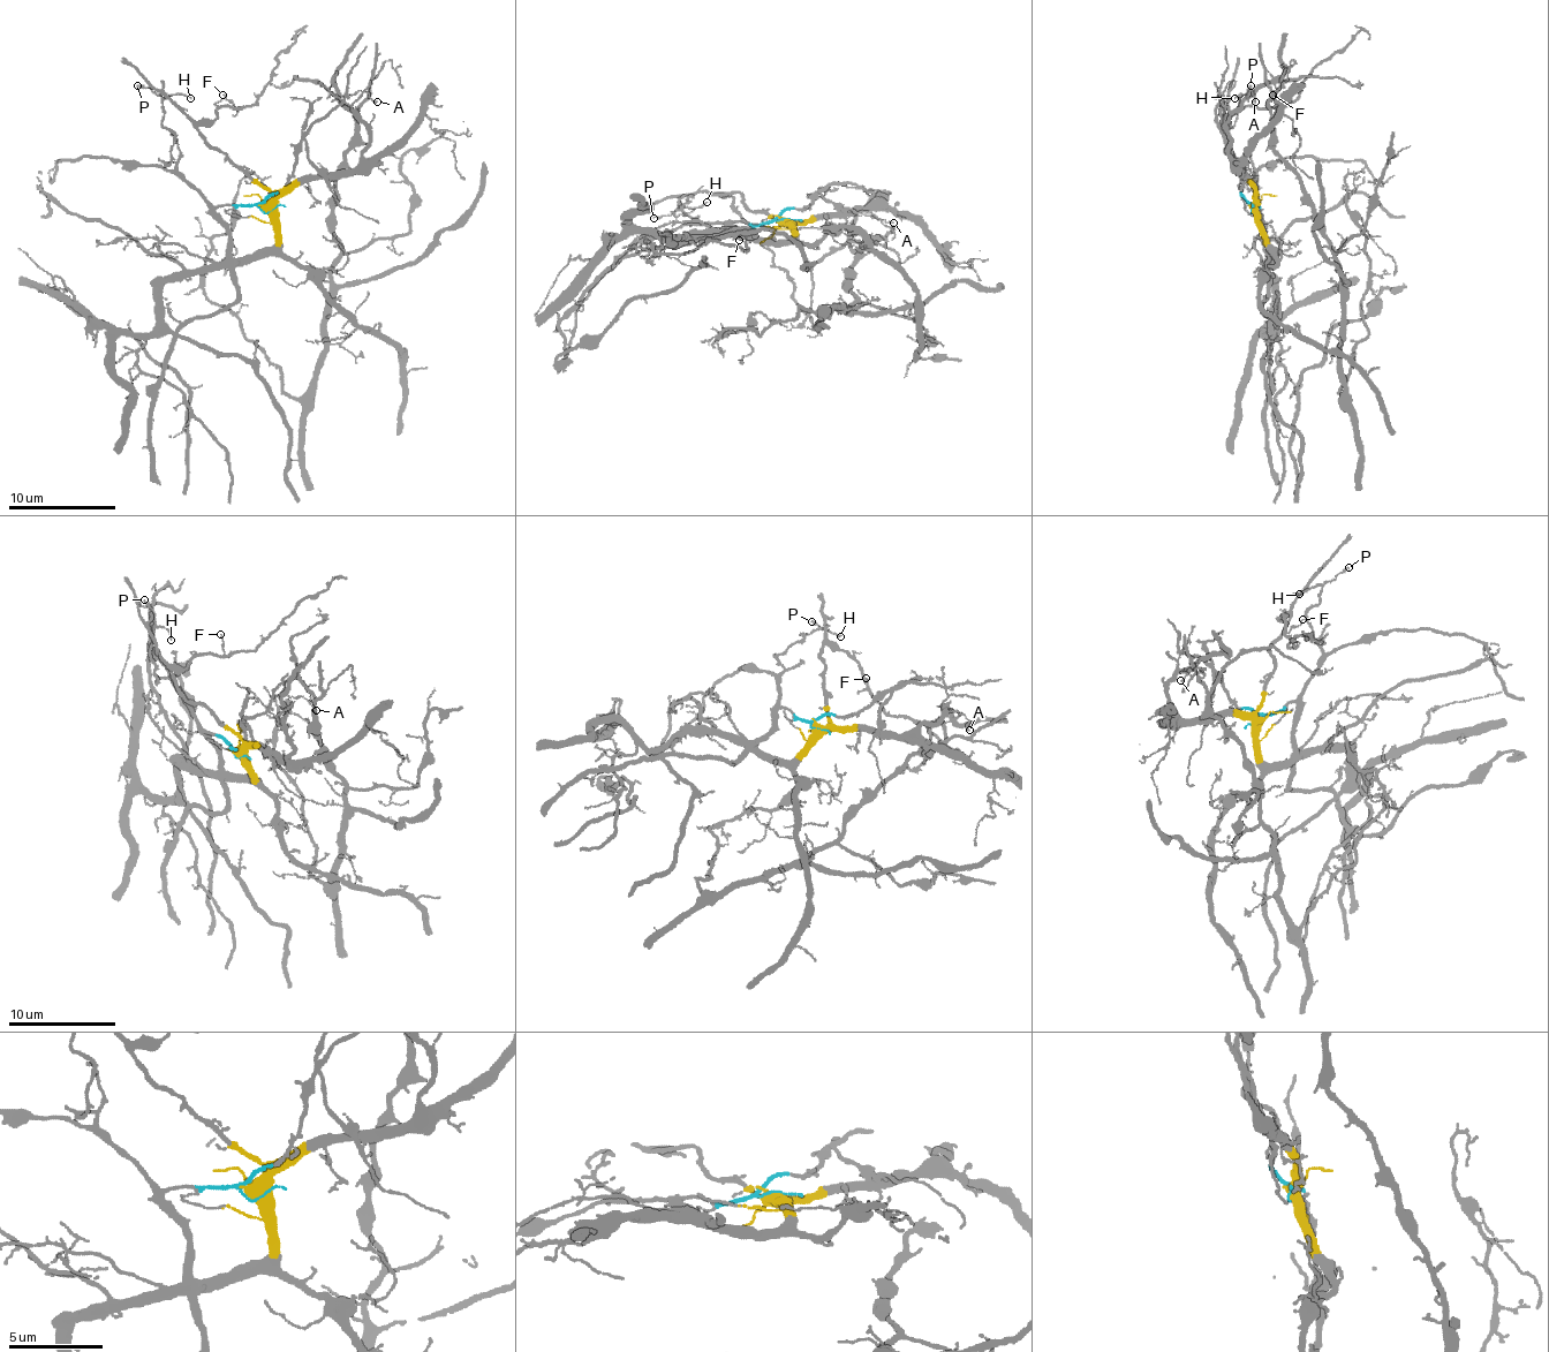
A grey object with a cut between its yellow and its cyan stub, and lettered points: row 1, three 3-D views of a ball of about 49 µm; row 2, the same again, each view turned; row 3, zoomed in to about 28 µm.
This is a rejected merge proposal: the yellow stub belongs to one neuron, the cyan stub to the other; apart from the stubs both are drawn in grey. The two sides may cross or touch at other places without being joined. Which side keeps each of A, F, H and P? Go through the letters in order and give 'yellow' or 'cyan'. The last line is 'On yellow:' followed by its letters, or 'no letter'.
A: yellow
F: yellow
H: cyan
P: cyan
On yellow: A, F

